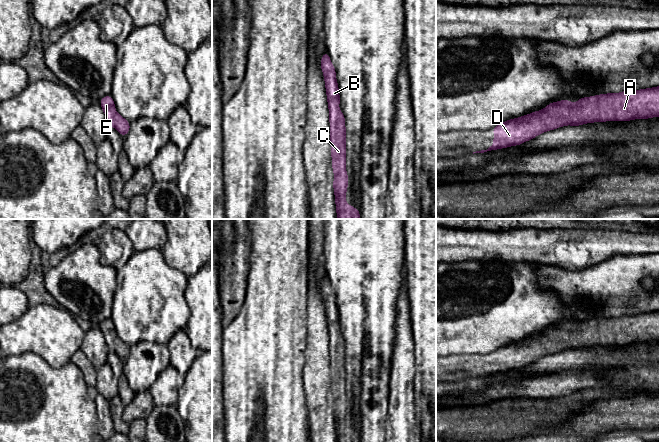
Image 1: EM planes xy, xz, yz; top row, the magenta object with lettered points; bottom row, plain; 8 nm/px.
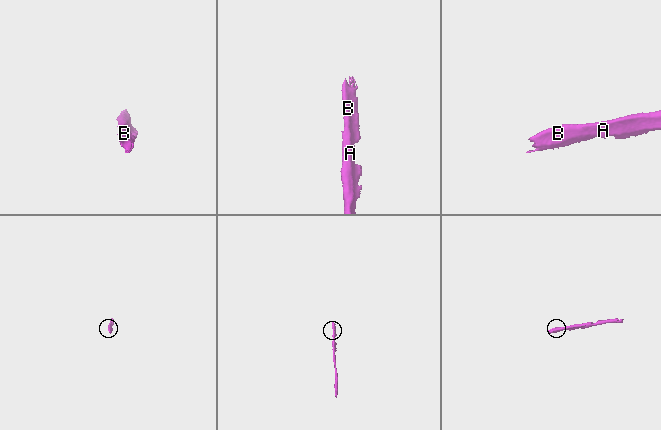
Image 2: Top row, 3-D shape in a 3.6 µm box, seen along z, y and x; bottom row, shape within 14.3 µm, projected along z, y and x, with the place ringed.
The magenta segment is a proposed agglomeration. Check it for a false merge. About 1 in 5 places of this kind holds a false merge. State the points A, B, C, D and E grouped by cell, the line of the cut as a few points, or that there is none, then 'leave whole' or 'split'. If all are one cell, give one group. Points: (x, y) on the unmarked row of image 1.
A B C D E | no cut | leave whole

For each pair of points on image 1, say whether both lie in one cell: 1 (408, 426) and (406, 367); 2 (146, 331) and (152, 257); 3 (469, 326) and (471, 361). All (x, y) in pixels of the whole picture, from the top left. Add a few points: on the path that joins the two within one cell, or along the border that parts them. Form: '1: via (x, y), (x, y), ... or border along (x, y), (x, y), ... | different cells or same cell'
1: via (404, 411), (404, 382) | same cell
2: via (146, 313), (147, 275) | same cell
3: border along (491, 352), (484, 354), (451, 354), (448, 356) | different cells

